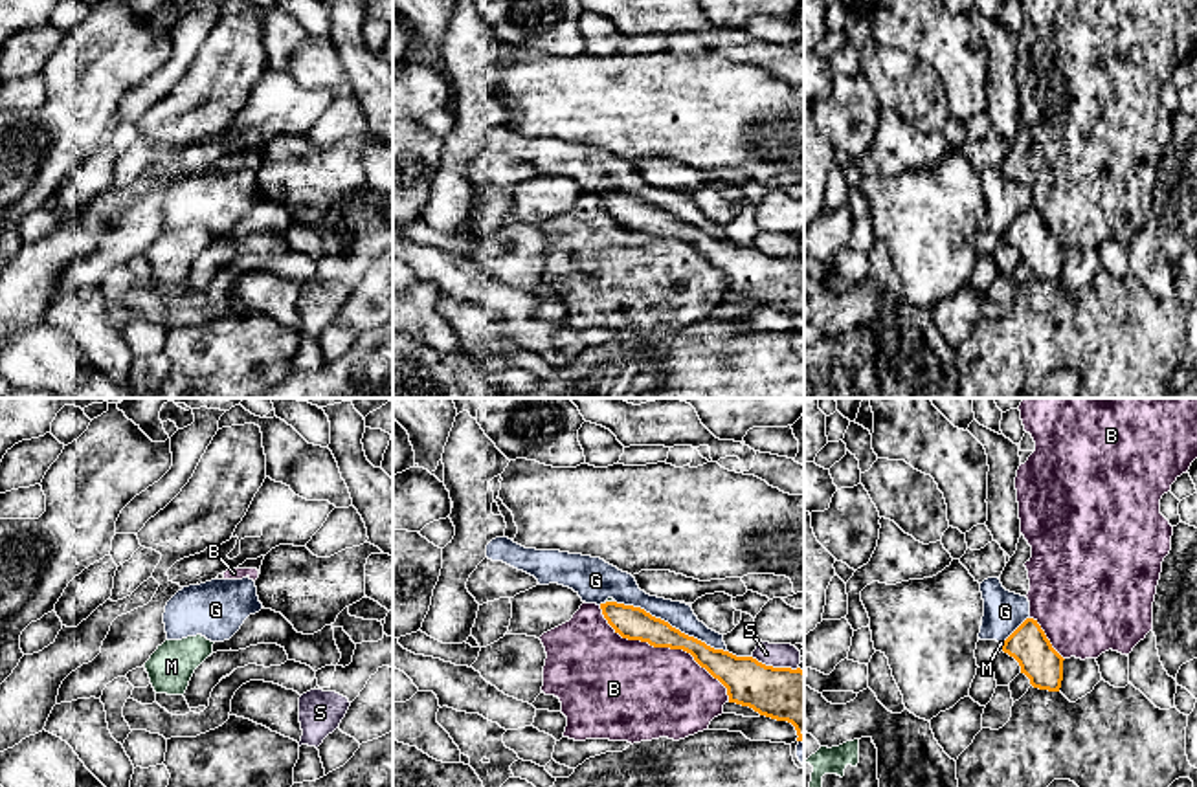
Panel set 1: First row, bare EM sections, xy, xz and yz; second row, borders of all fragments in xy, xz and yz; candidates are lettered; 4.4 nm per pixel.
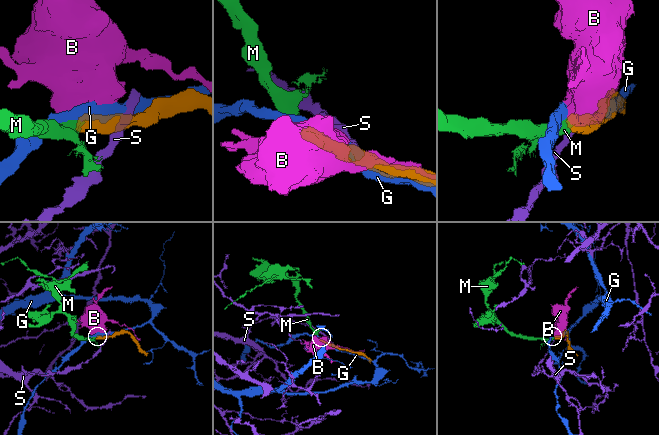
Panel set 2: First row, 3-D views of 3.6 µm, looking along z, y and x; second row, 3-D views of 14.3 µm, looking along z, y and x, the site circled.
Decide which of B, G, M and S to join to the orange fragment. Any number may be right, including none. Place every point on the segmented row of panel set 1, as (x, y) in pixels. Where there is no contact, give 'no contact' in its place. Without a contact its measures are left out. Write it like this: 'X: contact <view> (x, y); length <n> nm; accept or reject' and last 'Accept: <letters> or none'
B: contact xz (665, 646); length 700 nm; reject
G: contact xz (669, 624); length 550 nm; reject
M: contact xz (608, 602); length 50 nm; accept
S: contact xz (775, 668); length 220 nm; reject
Accept: M

